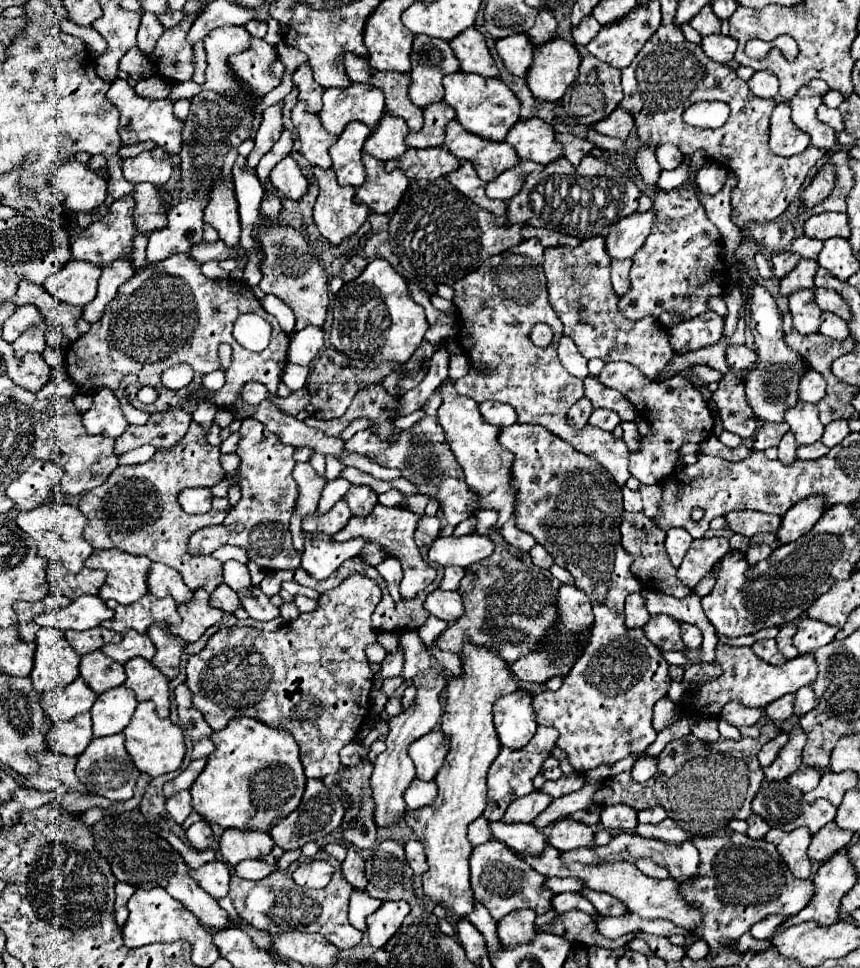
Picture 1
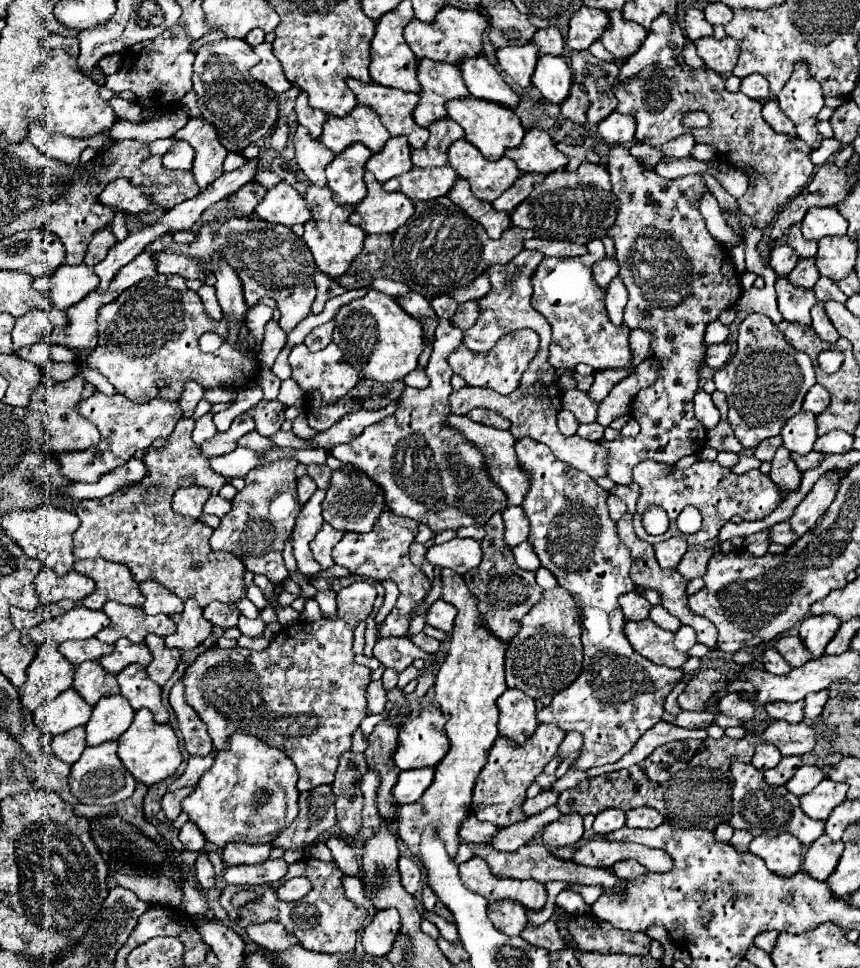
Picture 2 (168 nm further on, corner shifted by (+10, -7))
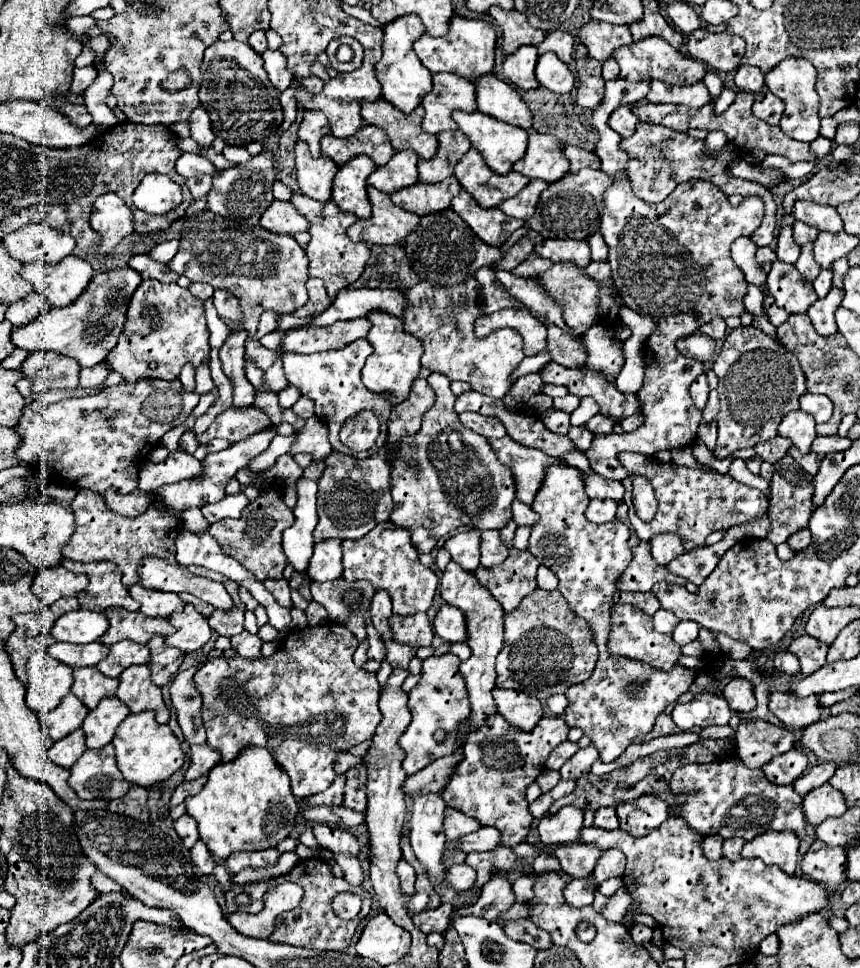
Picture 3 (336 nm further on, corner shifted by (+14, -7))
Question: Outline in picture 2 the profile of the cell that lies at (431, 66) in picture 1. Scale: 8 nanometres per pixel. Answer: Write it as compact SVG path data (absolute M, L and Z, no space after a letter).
M420 59L418 77L420 77L422 93L414 113L414 121L422 127L446 119L448 101L470 97L462 73L456 65L440 65L436 61Z

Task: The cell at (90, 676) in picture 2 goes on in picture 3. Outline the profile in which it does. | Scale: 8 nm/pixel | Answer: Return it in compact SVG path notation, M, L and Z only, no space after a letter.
M80 667L74 669L74 685L72 693L88 707L94 709L100 699L114 697L118 689L118 679L110 679L100 673L96 667Z

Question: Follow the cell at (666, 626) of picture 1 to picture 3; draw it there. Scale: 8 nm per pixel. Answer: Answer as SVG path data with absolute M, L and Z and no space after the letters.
M632 605L612 607L612 635L610 635L608 647L612 655L624 655L630 659L638 659L662 671L670 671L680 657L680 645L676 645L670 635L658 633L652 623L646 623L646 615Z

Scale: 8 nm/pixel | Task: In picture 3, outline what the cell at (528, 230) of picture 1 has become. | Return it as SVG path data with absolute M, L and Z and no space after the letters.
M546 239L536 245L534 253L540 257L546 257L554 263L558 261L574 261L580 267L586 267L590 263L590 247L586 241L574 241L574 239Z

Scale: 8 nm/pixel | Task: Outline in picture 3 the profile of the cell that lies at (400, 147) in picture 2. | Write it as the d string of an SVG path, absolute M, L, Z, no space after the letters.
M396 151L388 165L378 167L370 177L368 183L376 187L378 191L384 193L394 193L402 187L414 185L418 181L418 171L416 171L418 157L412 151Z

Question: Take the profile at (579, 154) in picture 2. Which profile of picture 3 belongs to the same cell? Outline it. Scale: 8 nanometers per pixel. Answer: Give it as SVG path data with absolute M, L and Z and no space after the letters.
M566 145L566 147L564 147L564 155L566 155L568 161L570 161L570 173L578 173L578 171L584 169L584 167L600 169L600 159L598 159L592 151L586 151L586 149L582 149L582 147Z

